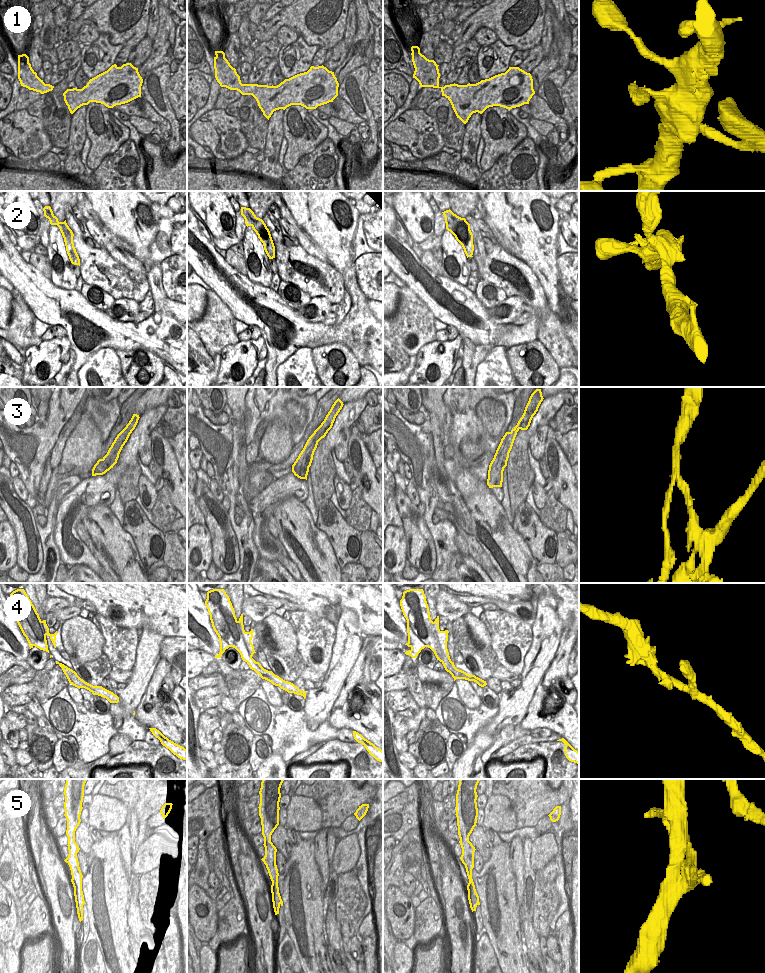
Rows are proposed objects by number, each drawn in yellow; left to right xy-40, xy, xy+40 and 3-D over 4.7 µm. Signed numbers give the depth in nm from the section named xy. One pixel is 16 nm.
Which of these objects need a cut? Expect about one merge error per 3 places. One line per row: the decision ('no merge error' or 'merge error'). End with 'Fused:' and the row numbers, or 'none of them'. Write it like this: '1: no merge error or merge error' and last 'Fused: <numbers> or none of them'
1: no merge error
2: no merge error
3: merge error
4: no merge error
5: merge error
Fused: 3, 5

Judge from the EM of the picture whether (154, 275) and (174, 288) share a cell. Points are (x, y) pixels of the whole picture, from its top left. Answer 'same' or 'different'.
different

